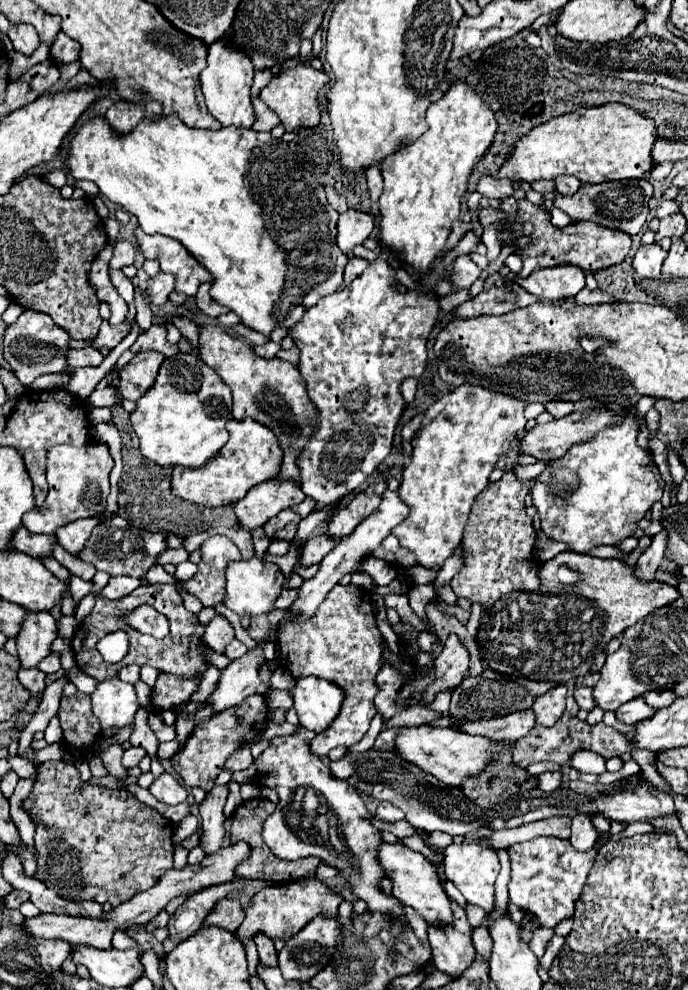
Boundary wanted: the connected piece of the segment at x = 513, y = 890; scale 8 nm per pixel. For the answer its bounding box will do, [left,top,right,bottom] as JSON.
[508,837,596,927]

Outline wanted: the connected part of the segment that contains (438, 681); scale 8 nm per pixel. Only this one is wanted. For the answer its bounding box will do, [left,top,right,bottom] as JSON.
[420,635,470,705]

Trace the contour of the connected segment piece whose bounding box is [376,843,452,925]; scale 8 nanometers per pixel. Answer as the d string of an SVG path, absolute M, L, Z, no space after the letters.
M380 843L376 859L380 867L384 869L386 877L392 881L392 893L396 899L400 899L406 905L412 905L428 923L442 923L448 925L452 921L452 911L450 911L450 897L446 895L434 865L418 851L412 851L404 845L398 843Z

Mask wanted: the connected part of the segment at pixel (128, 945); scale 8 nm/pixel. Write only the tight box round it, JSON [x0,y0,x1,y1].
[112,931,138,951]

